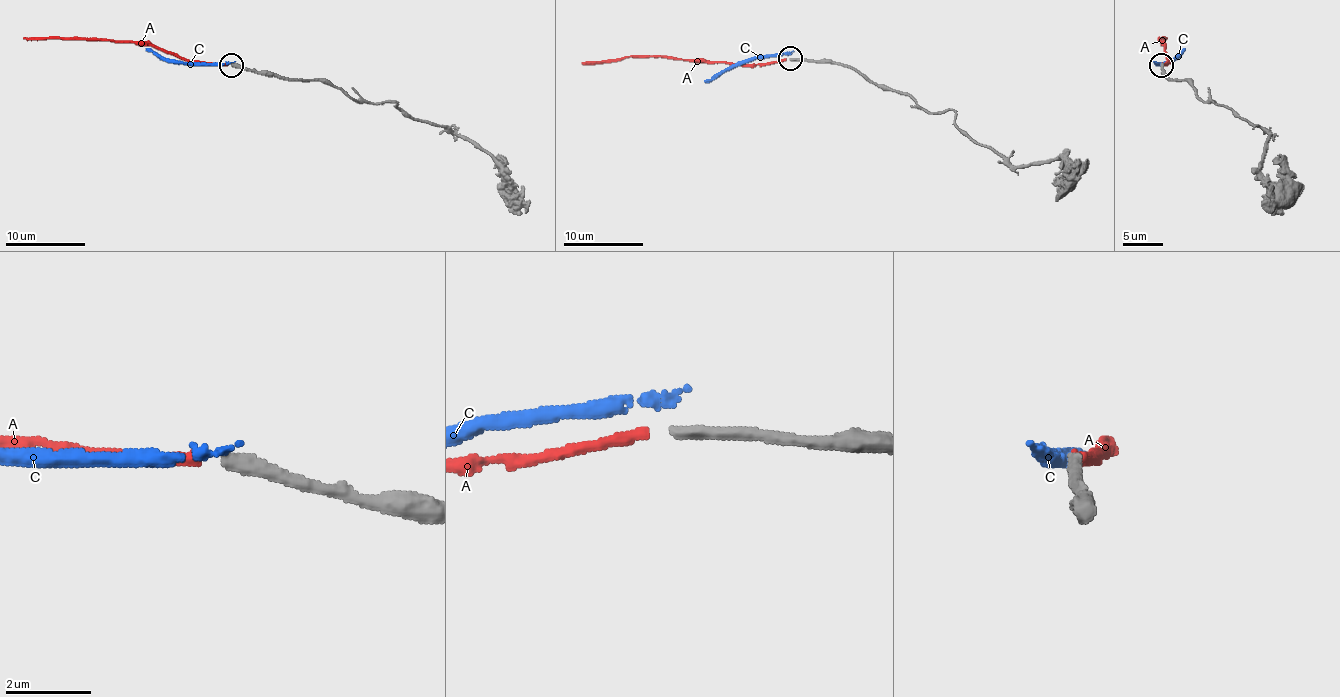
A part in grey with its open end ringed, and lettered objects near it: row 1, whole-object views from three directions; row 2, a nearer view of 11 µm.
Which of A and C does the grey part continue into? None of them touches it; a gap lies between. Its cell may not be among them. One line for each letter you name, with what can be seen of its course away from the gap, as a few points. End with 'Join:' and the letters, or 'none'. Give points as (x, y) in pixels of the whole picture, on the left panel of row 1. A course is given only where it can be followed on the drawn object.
A: via (227, 65), (185, 61), (149, 45), (24, 37)
Join: A

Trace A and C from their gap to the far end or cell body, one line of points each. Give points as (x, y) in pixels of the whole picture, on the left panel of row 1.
A: (227, 65), (185, 61), (149, 45), (24, 37)
C: (229, 65), (169, 63), (145, 49)

